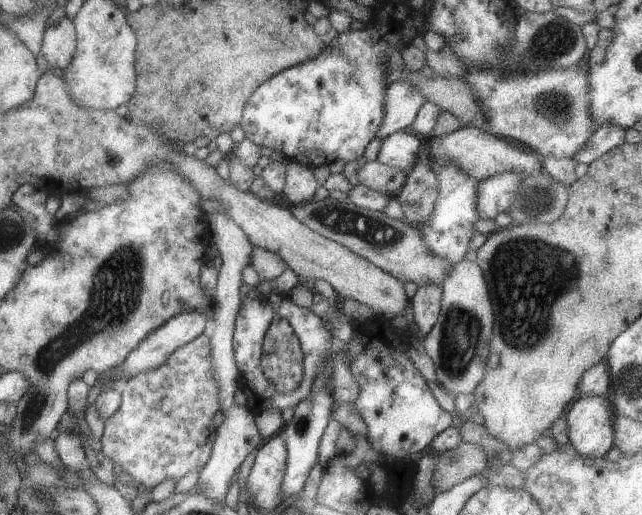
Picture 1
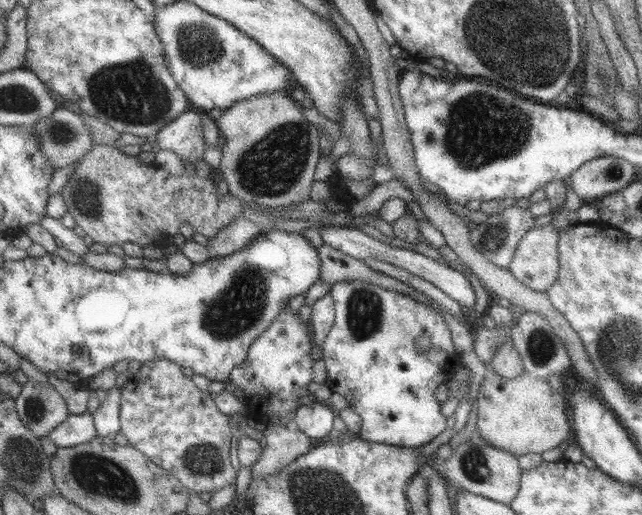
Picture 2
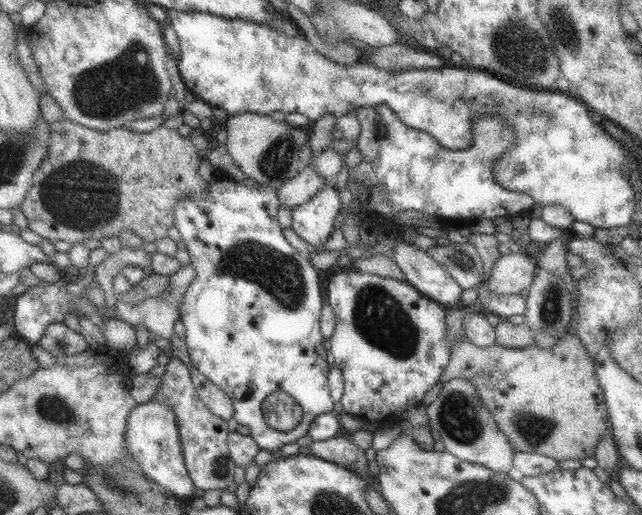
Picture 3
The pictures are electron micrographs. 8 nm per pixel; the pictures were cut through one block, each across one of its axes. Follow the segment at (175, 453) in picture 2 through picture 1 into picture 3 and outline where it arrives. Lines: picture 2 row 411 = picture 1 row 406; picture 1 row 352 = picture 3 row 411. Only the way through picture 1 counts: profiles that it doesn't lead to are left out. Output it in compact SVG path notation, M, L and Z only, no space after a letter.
M177 356L170 357L164 366L164 372L158 376L159 384L153 396L153 402L166 404L172 411L179 432L179 443L183 462L194 484L199 490L213 490L232 488L233 470L235 463L229 456L227 436L227 421L215 416L196 395L196 390L191 383L189 369Z

